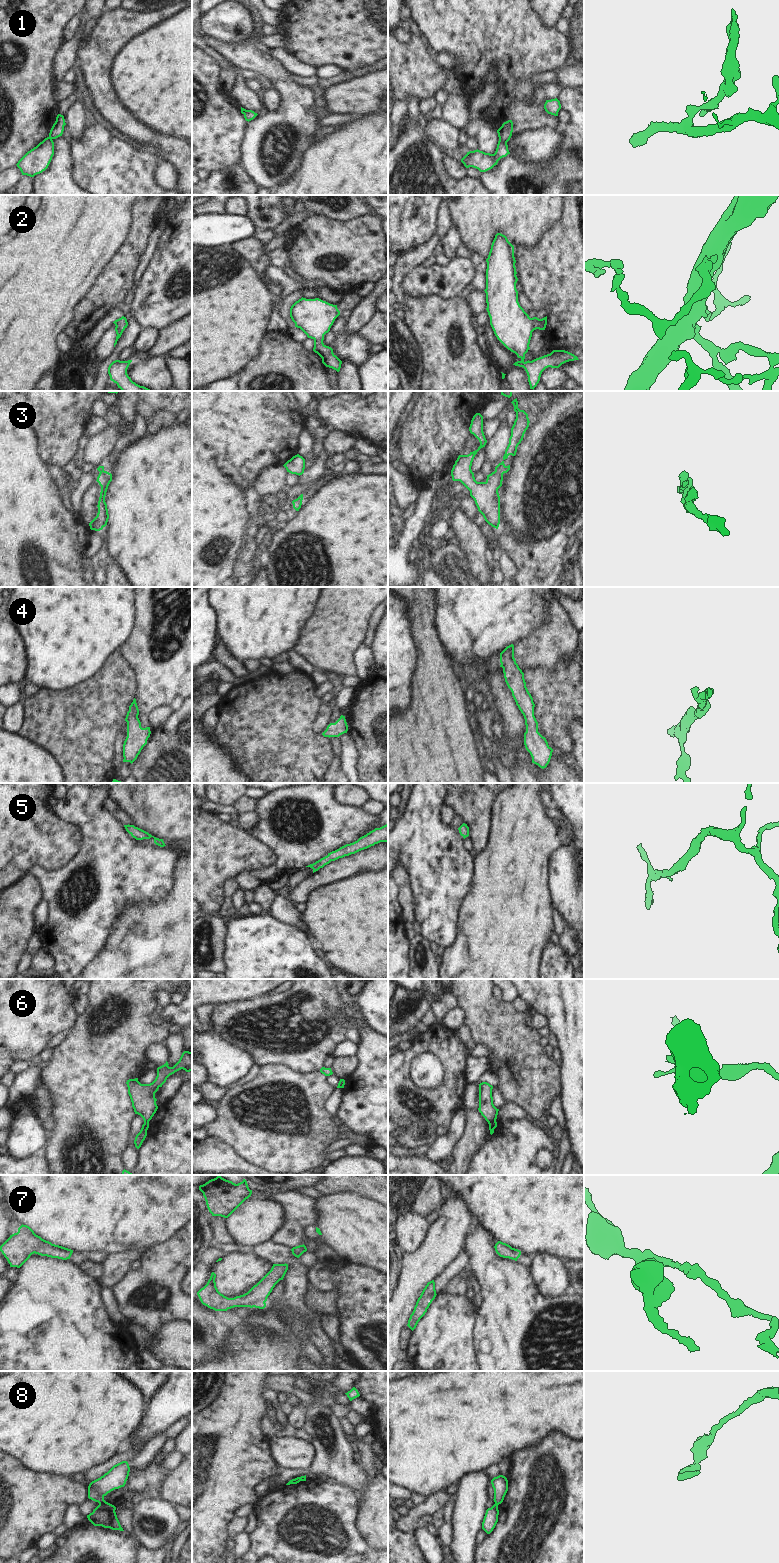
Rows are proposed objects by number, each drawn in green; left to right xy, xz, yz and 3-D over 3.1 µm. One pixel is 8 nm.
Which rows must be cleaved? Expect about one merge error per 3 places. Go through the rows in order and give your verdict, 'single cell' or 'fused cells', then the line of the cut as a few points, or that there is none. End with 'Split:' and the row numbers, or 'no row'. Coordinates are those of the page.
1: fused cells; cut yz (499, 138), (506, 142)
2: single cell; cut none
3: single cell; cut none
4: single cell; cut none
5: single cell; cut none
6: fused cells; cut yz (495, 1119), (488, 1123)
7: single cell; cut none
8: fused cells; cut xy (105, 1501), (99, 1504)
Split: 1, 6, 8

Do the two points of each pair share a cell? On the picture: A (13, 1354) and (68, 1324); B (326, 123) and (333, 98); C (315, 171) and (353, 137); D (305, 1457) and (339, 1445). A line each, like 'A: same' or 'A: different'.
A: same
B: different
C: same
D: different

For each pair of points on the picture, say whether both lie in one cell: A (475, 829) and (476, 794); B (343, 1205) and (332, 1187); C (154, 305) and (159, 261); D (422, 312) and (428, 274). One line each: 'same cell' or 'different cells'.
A: same cell
B: different cells
C: same cell
D: different cells

